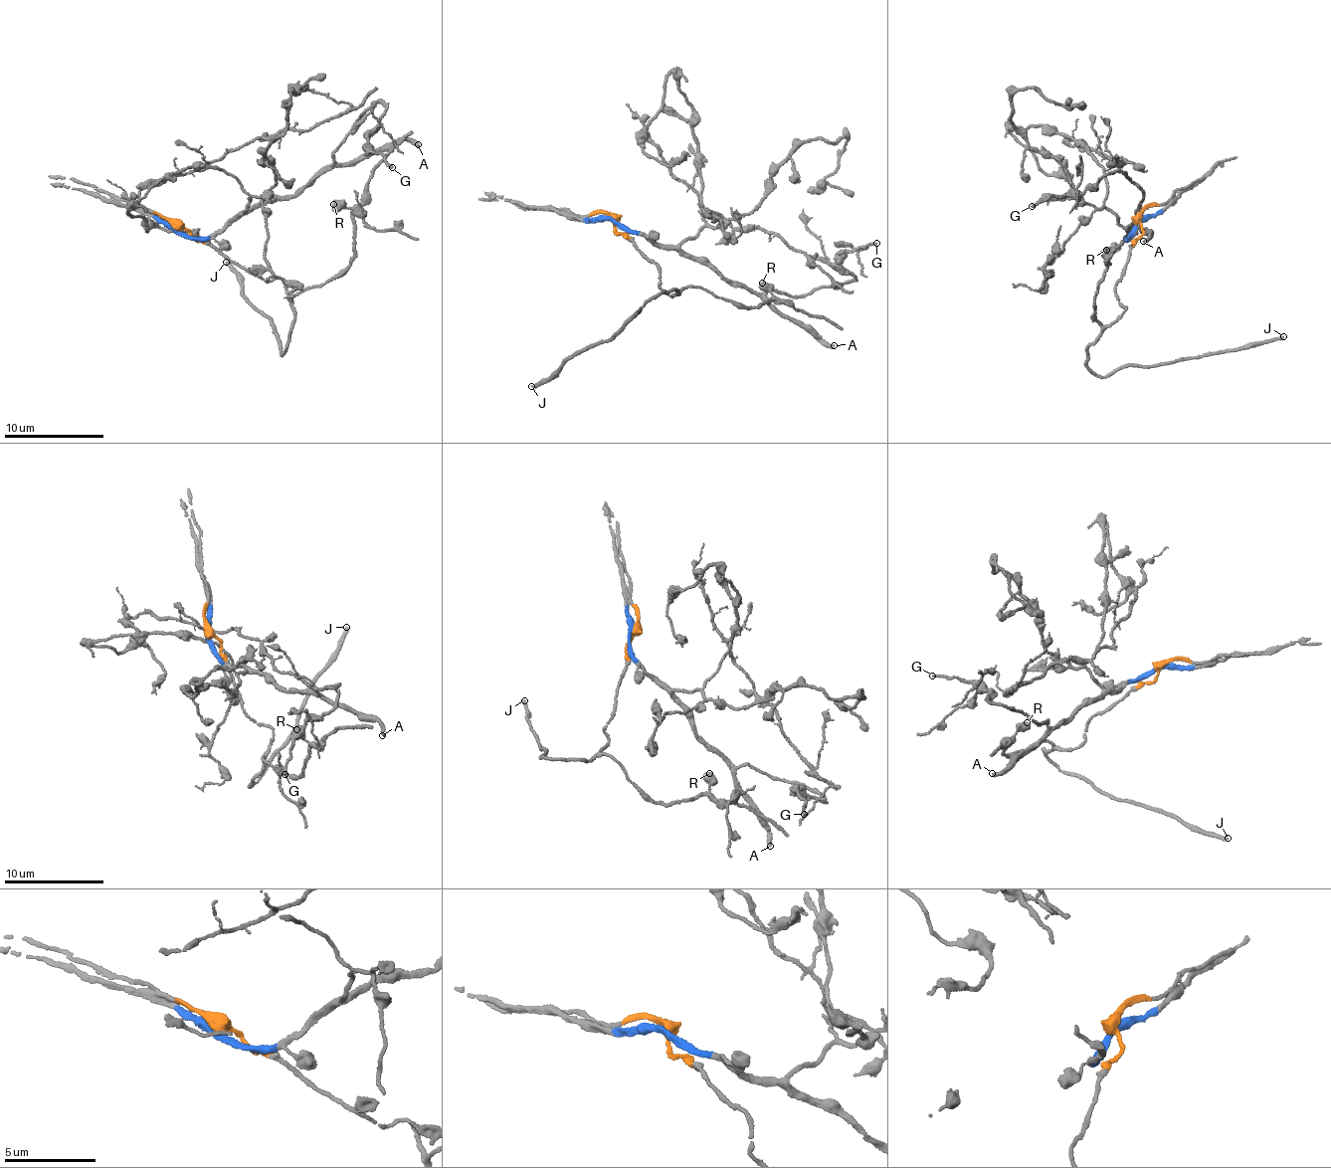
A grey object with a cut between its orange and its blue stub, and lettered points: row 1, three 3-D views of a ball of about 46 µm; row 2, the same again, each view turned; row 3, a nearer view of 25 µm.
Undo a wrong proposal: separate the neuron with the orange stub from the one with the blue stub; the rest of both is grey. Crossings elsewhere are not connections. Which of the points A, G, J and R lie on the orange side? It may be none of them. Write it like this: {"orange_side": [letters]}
{"orange_side": ["J", "R"]}

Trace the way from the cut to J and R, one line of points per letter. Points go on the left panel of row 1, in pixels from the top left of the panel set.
J: (177, 227), (269, 282), (282, 280), (293, 317), (286, 352), (226, 261)
R: (177, 227), (269, 282), (286, 284), (290, 299), (349, 265), (355, 254), (352, 213), (332, 204)

